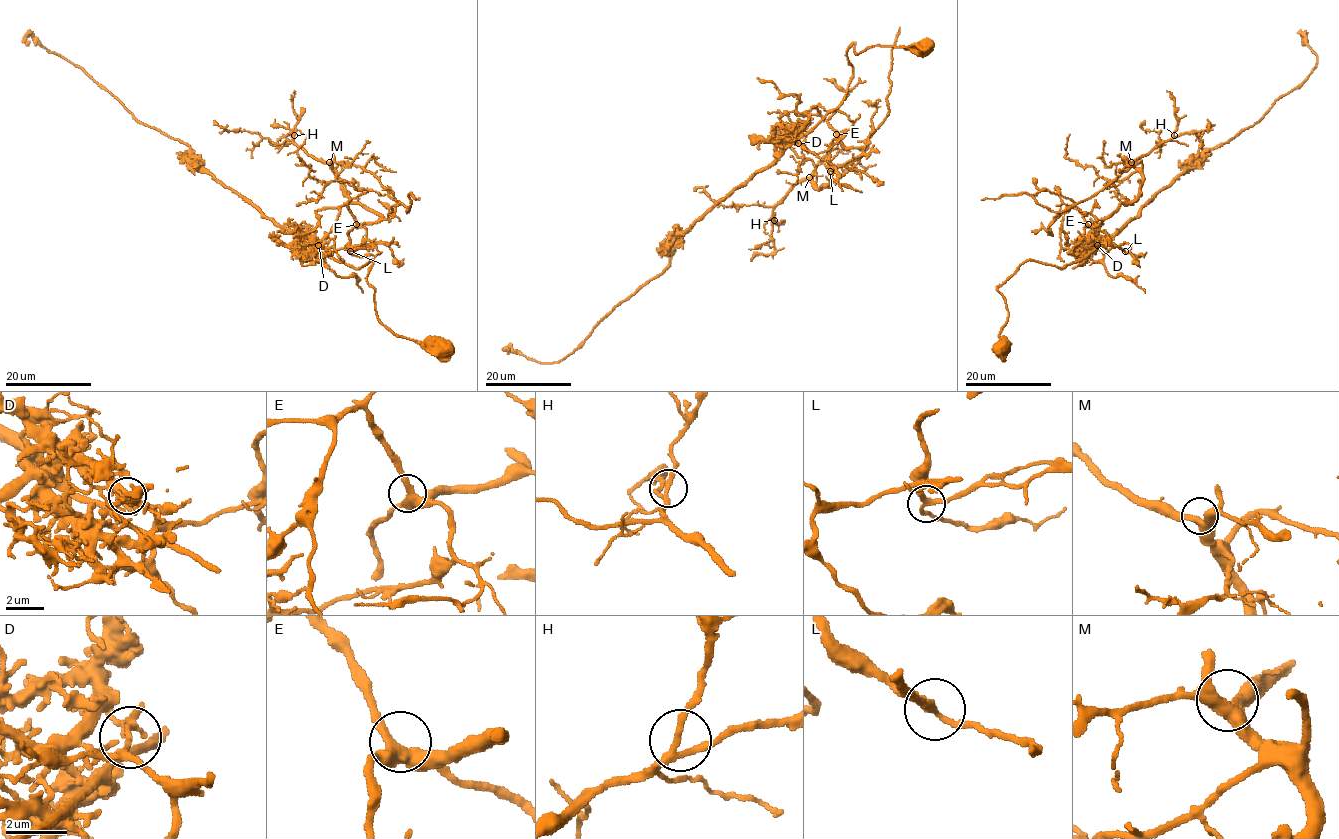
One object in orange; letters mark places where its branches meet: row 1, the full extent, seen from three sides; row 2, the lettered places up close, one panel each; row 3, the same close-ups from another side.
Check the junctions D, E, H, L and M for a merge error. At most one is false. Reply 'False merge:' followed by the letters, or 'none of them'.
False merge: D

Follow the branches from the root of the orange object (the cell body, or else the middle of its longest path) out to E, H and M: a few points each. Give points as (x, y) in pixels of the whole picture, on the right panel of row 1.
E: (1002, 348), (1008, 311), (997, 288), (1028, 260), (1062, 268), (1097, 245), (1107, 251), (1084, 237), (1088, 224)
H: (1002, 348), (997, 288), (1028, 260), (1062, 268), (1107, 251), (1084, 227), (1140, 193), (1133, 163), (1174, 135)
M: (1002, 348), (997, 288), (1028, 260), (1062, 268), (1097, 245), (1107, 251), (1084, 227), (1140, 193), (1131, 162)

